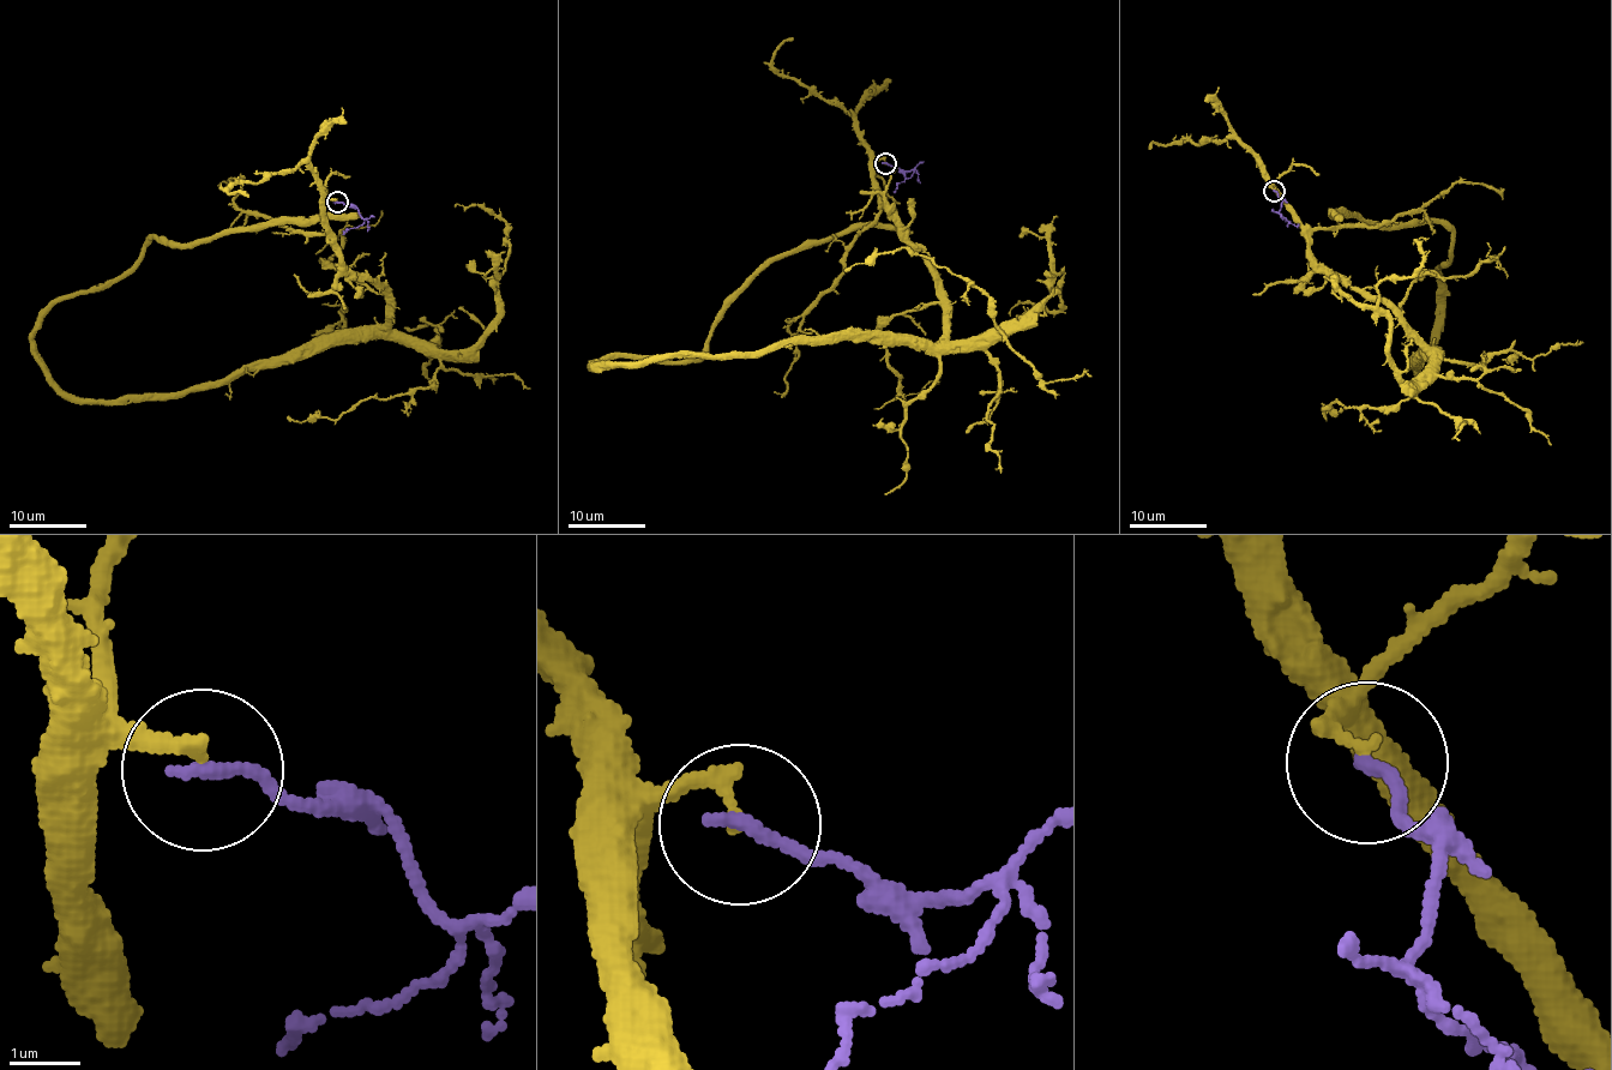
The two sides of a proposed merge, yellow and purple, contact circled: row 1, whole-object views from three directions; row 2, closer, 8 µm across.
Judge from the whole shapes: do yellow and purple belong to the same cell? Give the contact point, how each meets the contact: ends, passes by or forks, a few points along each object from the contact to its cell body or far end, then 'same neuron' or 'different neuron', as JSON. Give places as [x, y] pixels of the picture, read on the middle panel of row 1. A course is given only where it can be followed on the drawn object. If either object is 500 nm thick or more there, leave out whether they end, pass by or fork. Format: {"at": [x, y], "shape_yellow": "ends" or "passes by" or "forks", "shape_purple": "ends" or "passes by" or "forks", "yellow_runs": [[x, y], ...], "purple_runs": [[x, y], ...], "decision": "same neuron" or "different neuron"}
{"at": [885, 163], "shape_yellow": "ends", "shape_purple": "ends", "yellow_runs": [[886, 163], [876, 190], [944, 310], [934, 343], [591, 364], [701, 358], [773, 260], [867, 224], [912, 234]], "purple_runs": [[886, 163], [914, 173], [892, 192]], "decision": "different neuron"}

